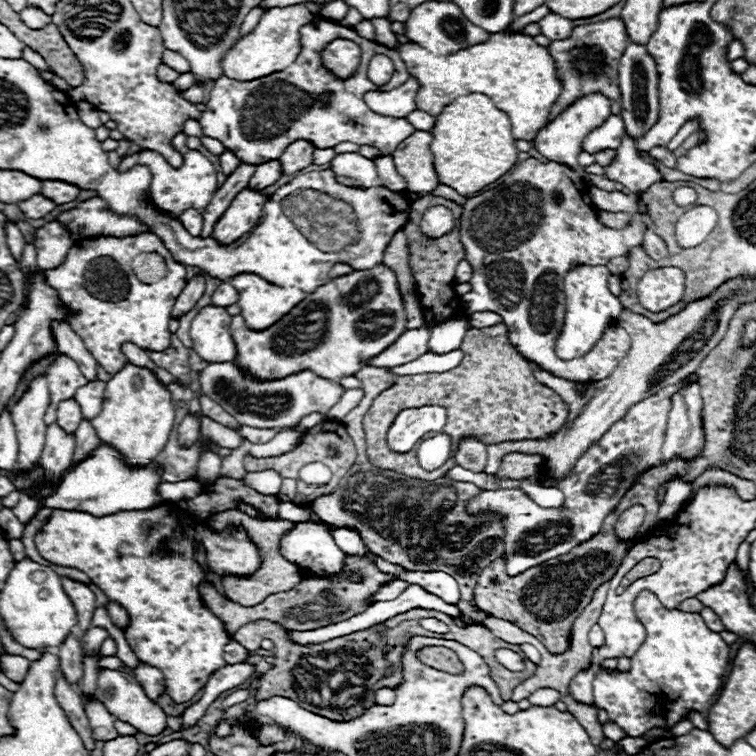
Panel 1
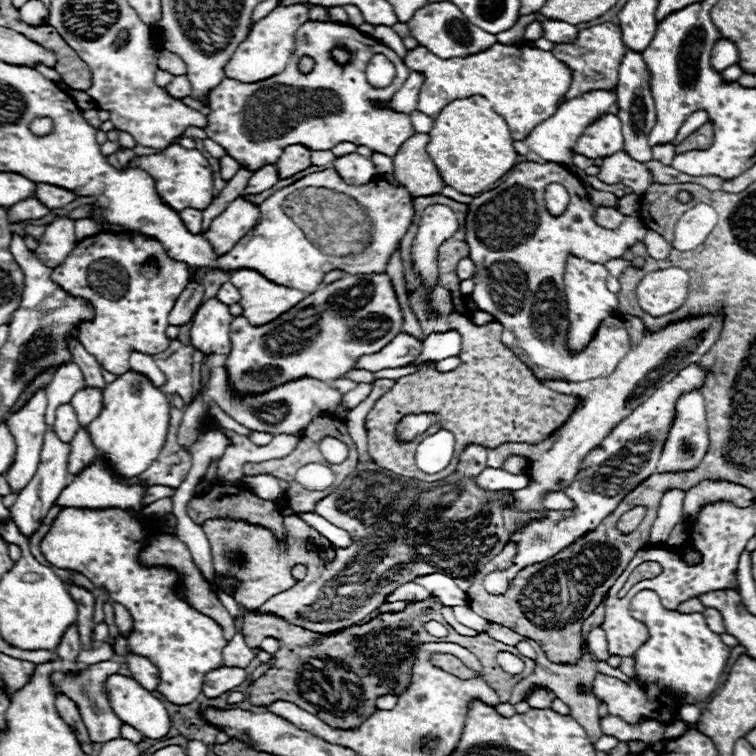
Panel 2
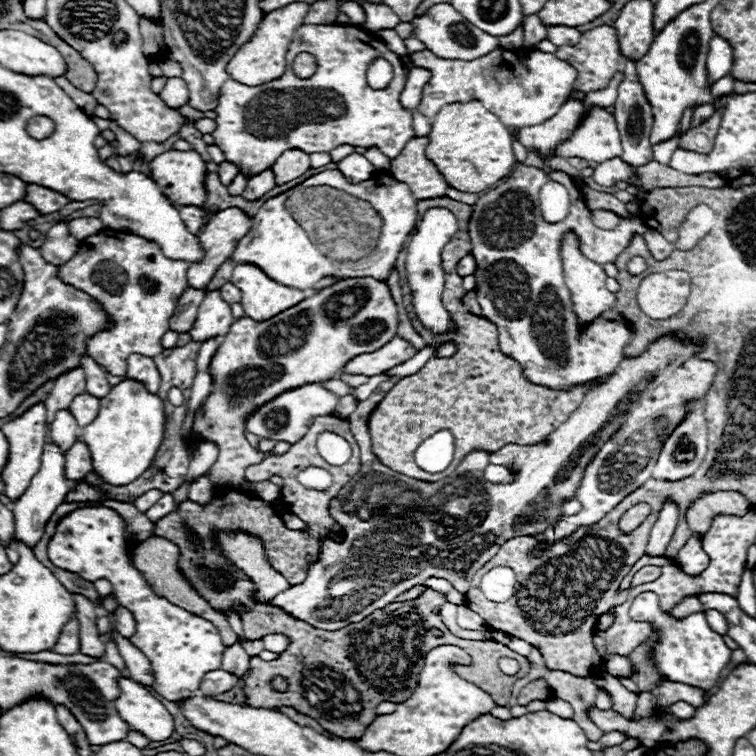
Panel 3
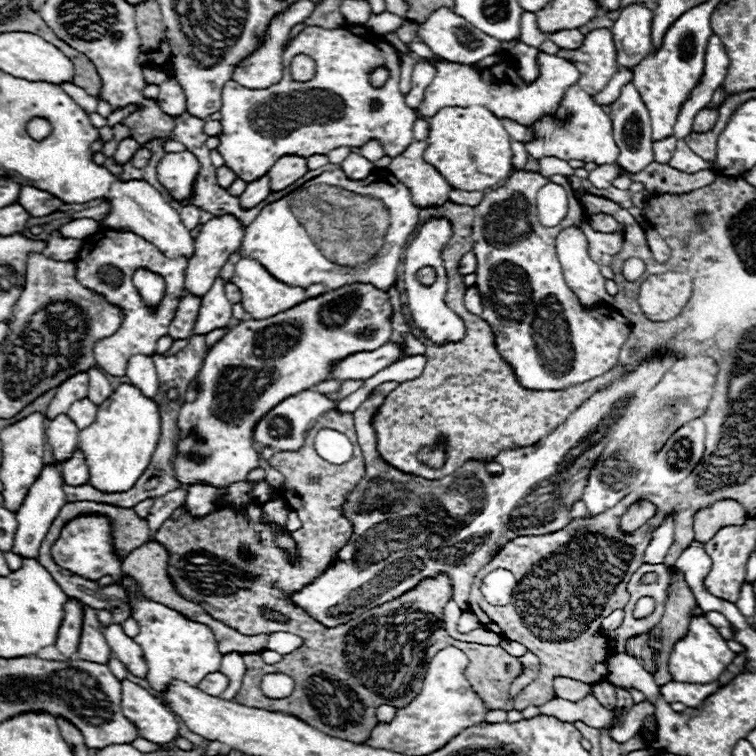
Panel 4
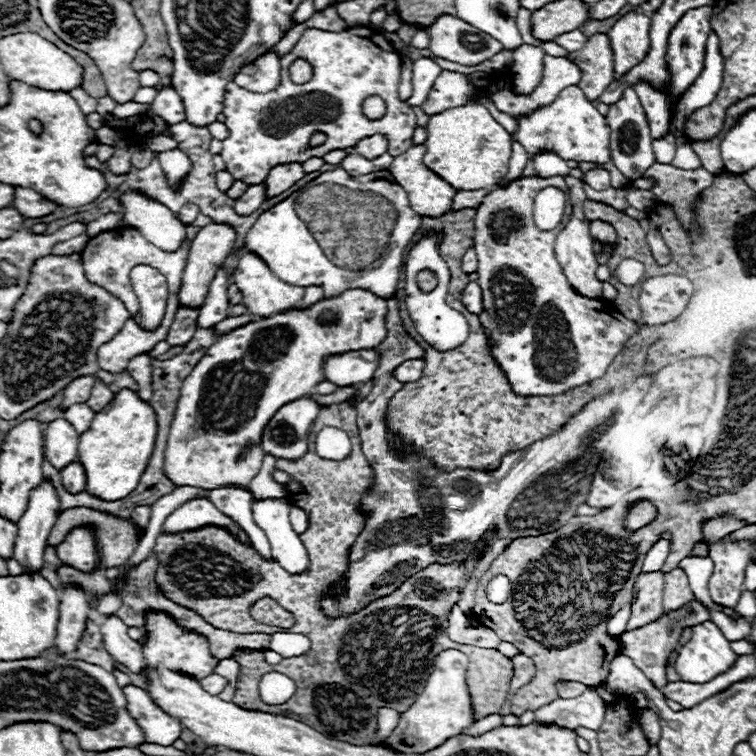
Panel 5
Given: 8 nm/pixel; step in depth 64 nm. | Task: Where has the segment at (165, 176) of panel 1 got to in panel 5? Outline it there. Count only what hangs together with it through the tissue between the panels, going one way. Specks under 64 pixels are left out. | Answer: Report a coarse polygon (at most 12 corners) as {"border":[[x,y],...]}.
{"border":[[182,150],[158,154],[170,188],[178,188],[192,170]]}

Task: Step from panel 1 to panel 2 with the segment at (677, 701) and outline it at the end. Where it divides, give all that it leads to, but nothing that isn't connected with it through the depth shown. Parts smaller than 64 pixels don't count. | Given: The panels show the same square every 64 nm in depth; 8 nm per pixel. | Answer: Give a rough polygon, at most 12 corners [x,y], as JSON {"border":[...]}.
{"border":[[632,598],[650,638],[636,680],[594,678],[594,696],[628,724],[672,724],[702,704],[730,657],[702,614]]}

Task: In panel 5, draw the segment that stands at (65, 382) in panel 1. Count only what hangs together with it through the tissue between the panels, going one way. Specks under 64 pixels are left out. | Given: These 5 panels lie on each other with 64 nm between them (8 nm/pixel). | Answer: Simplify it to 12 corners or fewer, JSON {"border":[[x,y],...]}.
{"border":[[80,376],[62,390],[62,408],[86,402],[94,376]]}

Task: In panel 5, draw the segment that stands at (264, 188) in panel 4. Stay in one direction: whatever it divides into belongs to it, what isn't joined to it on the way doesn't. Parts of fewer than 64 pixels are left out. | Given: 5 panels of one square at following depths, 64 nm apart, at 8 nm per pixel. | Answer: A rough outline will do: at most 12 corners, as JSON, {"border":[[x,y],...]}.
{"border":[[252,184],[234,208],[252,214],[266,200],[266,184]]}

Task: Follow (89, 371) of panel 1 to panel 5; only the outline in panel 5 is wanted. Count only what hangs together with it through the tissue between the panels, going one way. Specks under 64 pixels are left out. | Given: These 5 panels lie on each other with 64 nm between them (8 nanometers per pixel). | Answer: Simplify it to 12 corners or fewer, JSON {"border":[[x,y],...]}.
{"border":[[98,378],[92,386],[88,406],[100,412],[110,400],[112,390]]}

